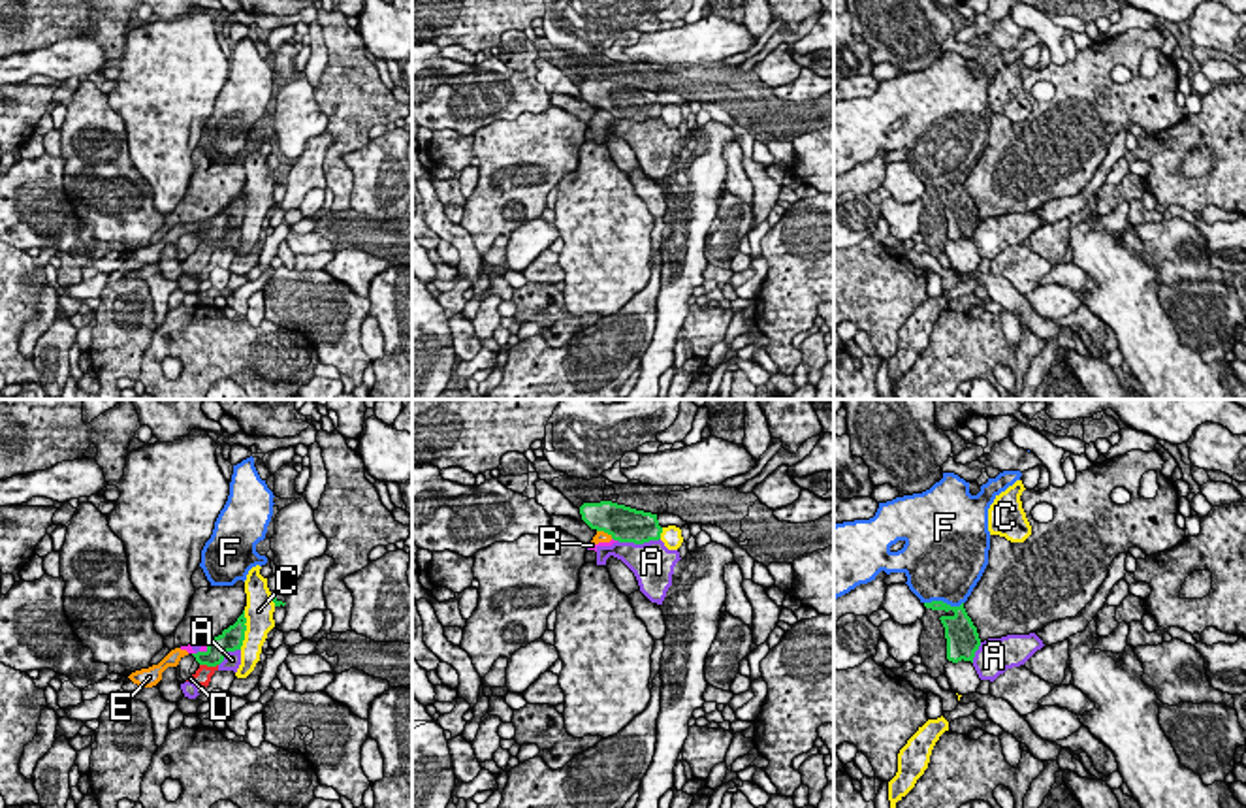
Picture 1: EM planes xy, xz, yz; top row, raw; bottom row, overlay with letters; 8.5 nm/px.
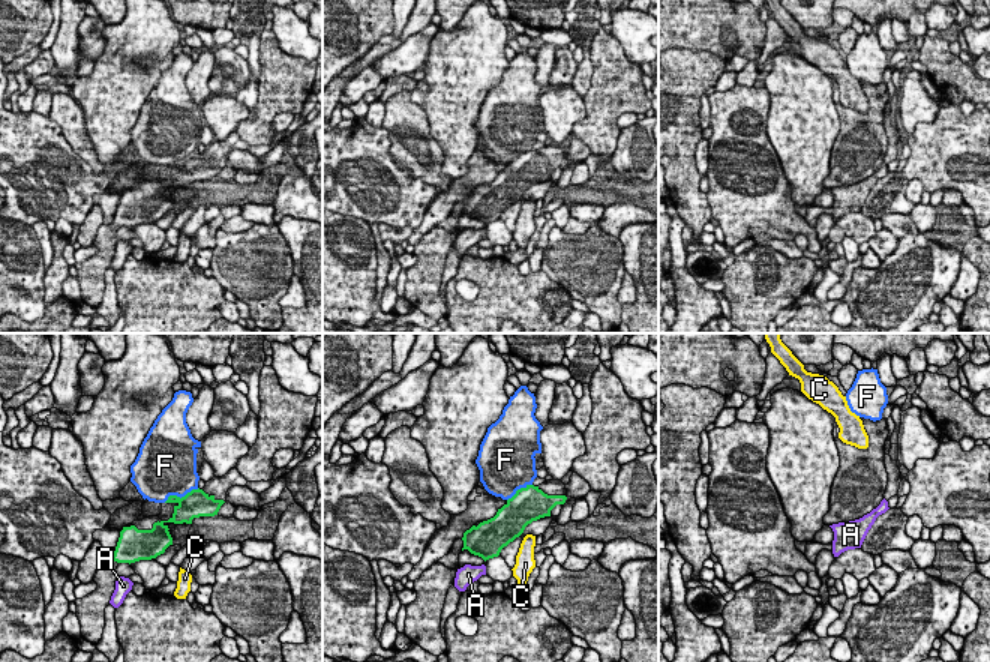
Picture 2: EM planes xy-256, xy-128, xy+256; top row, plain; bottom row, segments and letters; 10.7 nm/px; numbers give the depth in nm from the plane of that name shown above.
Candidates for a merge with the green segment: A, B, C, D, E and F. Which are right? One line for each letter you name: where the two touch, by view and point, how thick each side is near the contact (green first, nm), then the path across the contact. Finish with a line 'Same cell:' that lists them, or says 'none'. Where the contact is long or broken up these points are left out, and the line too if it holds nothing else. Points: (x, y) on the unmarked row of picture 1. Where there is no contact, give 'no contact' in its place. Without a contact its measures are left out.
Same cell: none

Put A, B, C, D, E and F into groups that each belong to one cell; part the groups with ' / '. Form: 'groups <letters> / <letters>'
groups A B D E / C / F

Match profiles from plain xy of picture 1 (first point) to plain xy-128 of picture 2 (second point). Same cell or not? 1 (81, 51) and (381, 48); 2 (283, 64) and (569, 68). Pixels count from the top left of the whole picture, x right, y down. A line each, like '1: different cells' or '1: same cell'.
1: different cells
2: same cell

